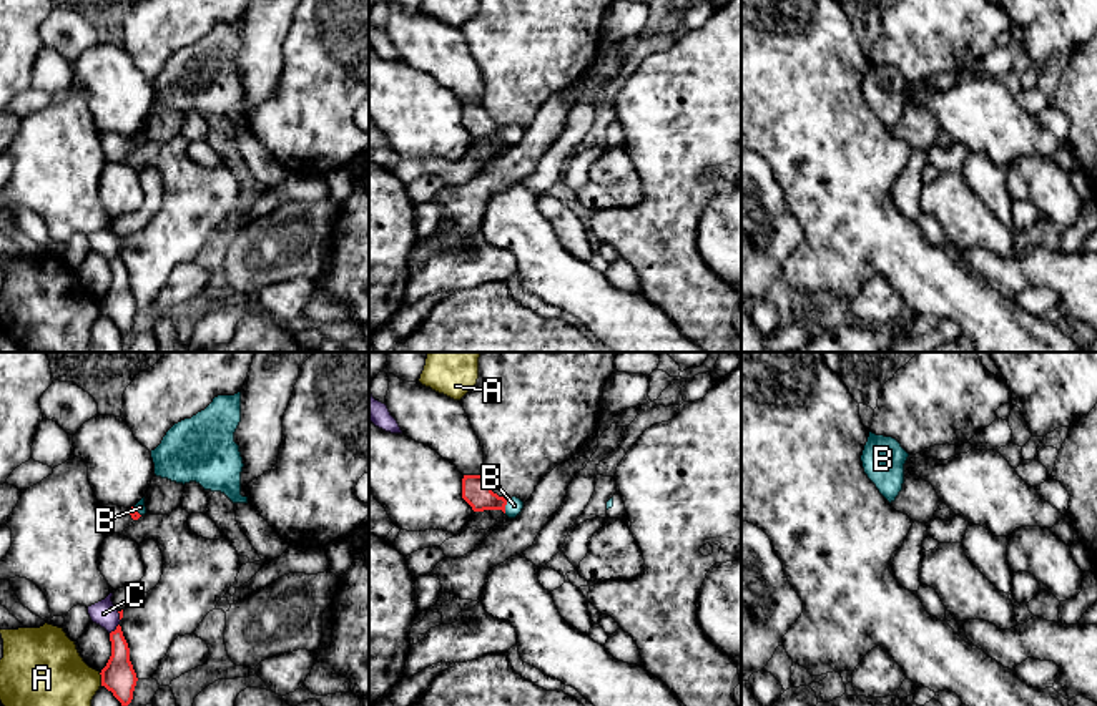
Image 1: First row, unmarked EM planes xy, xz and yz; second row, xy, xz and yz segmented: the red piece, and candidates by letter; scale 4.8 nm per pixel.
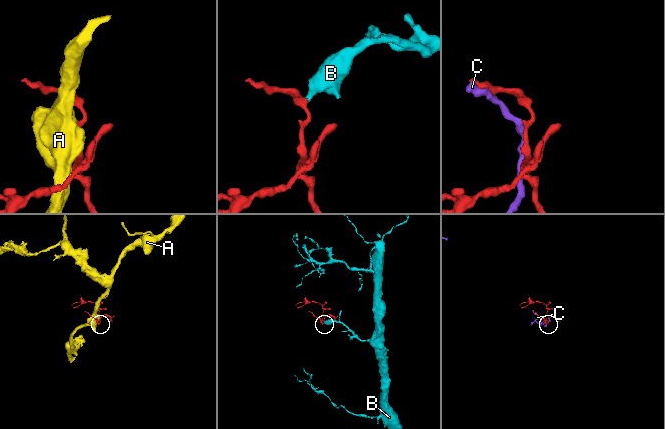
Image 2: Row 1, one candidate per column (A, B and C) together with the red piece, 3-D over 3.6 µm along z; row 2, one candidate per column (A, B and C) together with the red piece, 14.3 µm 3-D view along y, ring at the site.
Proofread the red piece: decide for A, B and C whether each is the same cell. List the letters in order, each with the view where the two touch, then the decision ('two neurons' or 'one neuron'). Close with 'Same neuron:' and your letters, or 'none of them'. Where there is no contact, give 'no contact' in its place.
A: xy | two neurons
B: xz | one neuron
C: xy | two neurons
Same neuron: B

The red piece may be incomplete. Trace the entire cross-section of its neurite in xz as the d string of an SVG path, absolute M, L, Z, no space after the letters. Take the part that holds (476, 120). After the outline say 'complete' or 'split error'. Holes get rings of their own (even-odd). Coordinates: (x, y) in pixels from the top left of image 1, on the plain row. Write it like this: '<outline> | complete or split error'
M464 103L462 126L474 140L502 138L509 146L515 146L524 136L524 130L520 126L504 126L494 121L482 103Z | split error

